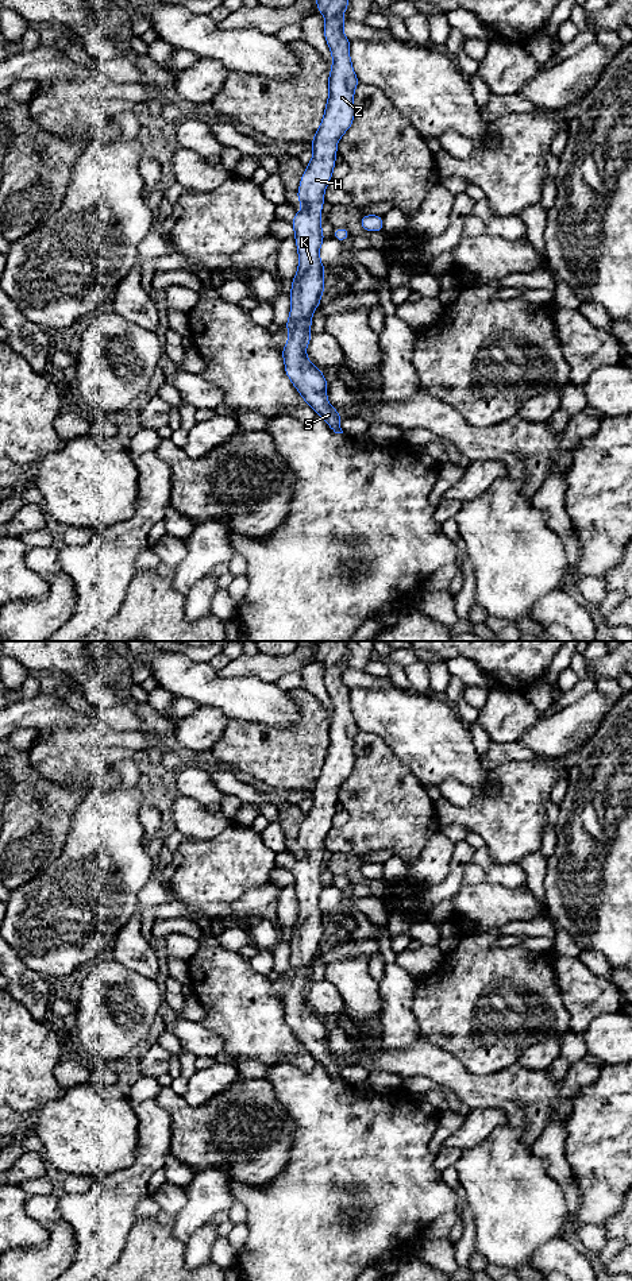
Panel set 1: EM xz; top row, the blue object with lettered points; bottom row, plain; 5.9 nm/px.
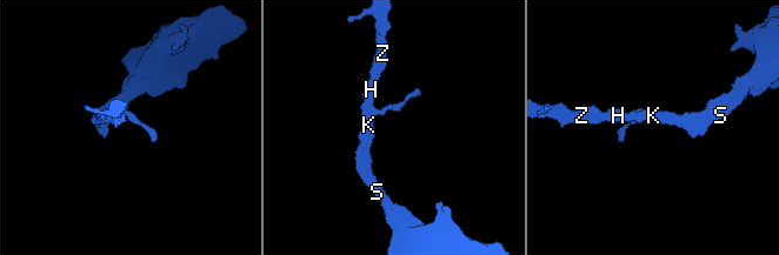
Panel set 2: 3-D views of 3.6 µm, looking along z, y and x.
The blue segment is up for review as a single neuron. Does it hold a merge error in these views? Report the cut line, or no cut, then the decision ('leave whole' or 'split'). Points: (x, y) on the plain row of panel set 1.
cut none; leave whole

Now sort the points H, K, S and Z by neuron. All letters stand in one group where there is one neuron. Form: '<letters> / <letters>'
H K S Z

